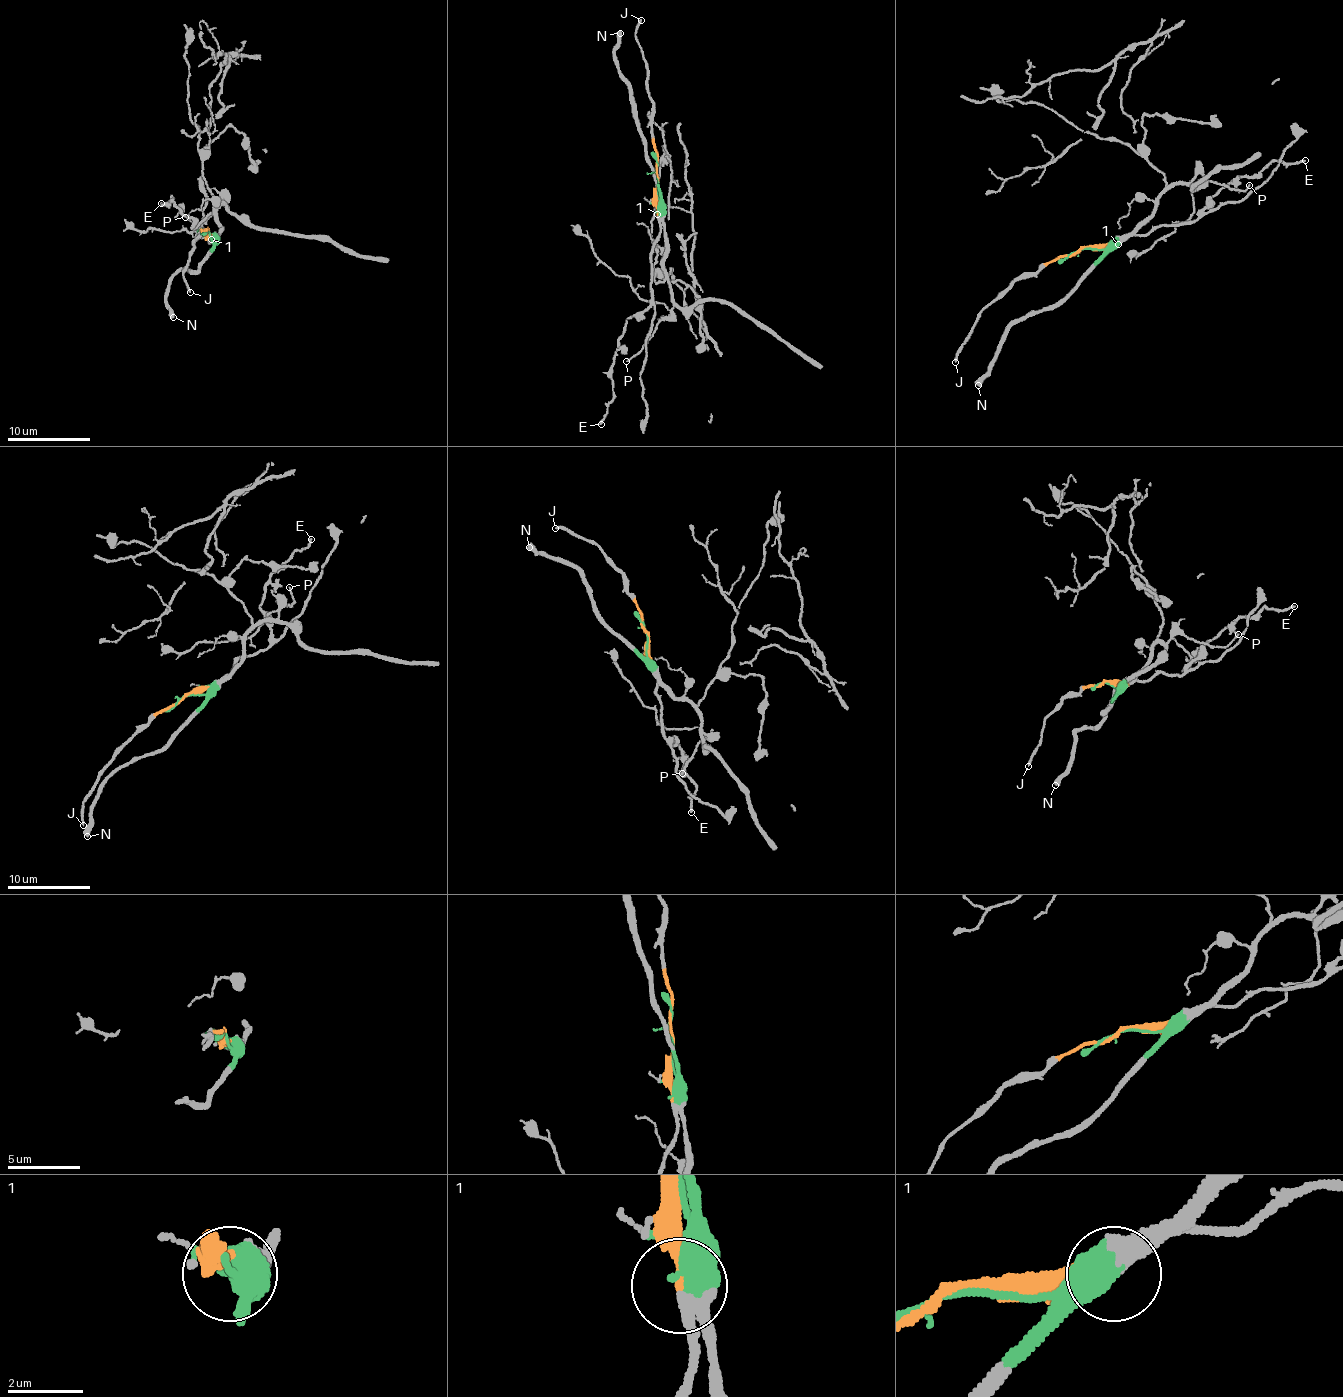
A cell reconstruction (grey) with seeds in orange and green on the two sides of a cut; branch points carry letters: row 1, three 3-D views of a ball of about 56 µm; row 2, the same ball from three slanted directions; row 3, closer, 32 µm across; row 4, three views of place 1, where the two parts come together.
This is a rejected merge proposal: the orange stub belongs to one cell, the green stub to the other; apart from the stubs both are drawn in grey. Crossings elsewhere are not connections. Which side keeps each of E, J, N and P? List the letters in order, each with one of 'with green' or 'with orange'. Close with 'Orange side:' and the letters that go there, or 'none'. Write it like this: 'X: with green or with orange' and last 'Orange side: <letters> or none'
E: with orange
J: with orange
N: with green
P: with green
Orange side: E, J

